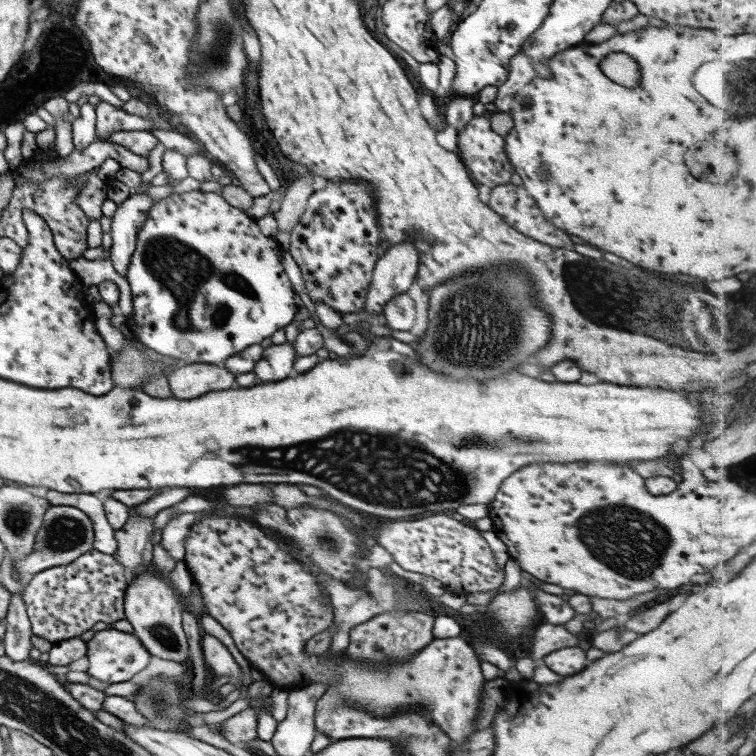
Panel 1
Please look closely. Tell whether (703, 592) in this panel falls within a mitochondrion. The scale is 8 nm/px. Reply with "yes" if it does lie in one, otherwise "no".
no

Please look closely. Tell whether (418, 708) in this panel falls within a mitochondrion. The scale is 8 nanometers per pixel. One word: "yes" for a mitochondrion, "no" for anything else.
no

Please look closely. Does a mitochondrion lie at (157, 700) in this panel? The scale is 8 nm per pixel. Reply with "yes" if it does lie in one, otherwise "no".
yes

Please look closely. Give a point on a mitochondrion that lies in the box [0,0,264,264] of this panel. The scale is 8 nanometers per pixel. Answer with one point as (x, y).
(215, 57)

